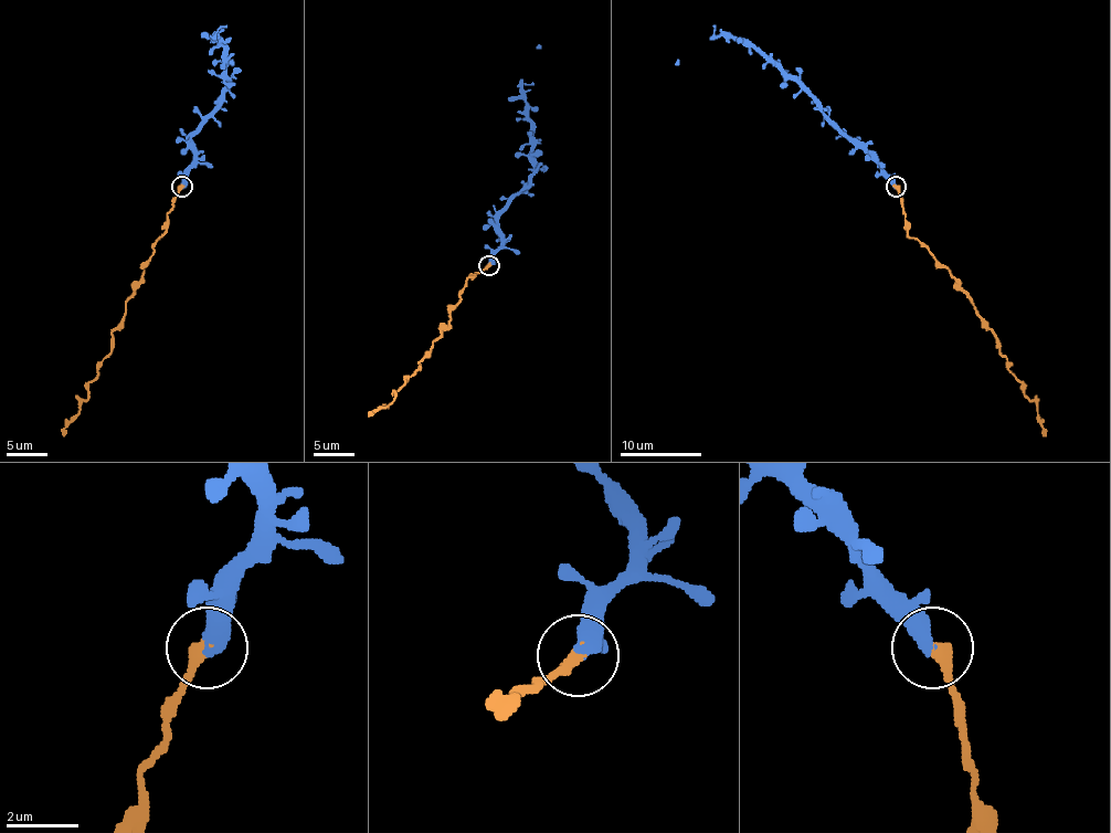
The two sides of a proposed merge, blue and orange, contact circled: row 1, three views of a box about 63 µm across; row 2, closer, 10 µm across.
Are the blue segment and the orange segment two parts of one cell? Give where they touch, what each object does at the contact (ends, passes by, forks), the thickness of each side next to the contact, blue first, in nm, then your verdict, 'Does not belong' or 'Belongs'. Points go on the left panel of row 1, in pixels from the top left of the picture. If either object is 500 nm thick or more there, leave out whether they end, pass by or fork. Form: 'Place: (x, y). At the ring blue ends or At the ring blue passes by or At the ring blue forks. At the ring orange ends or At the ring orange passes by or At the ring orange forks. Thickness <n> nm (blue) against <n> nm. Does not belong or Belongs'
Place: (182, 187). Thickness 500 nm (blue) against 380 nm. Does not belong

